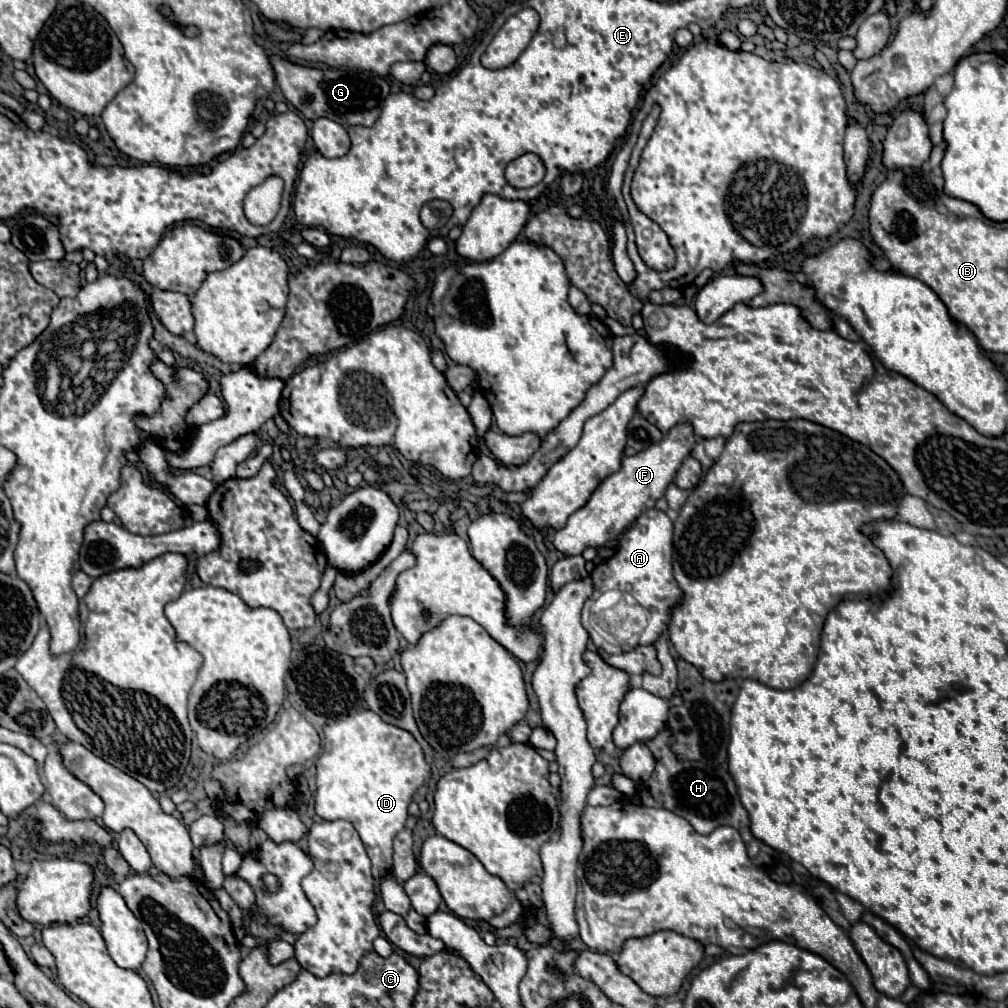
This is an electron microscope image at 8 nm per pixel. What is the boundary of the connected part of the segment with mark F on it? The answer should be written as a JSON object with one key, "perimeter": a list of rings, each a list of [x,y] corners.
{"perimeter":[[[691,423],[675,425],[661,441],[655,445],[623,457],[621,469],[599,483],[585,507],[575,511],[567,525],[553,535],[555,549],[565,555],[579,555],[585,547],[605,547],[607,541],[615,541],[643,511],[655,507],[655,501],[665,495],[667,485],[675,479],[675,473],[683,459],[691,453],[695,445],[695,433]]]}

